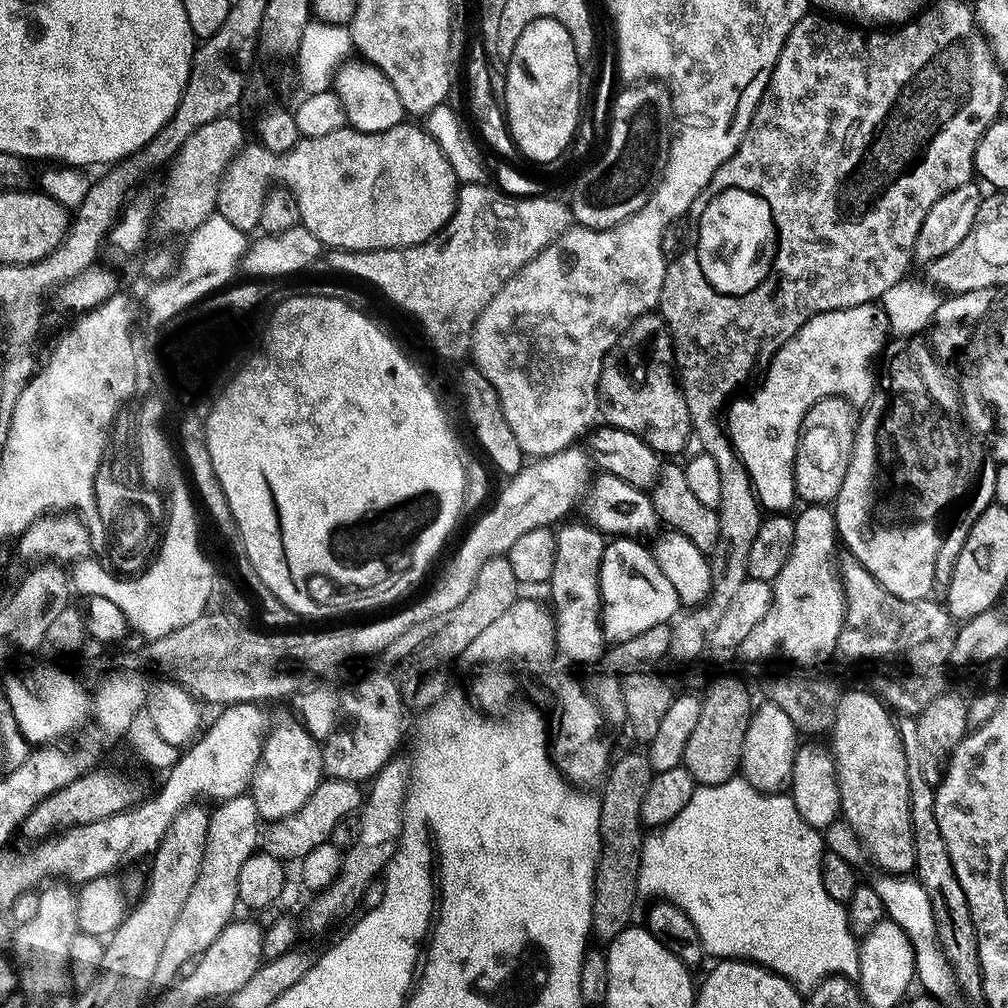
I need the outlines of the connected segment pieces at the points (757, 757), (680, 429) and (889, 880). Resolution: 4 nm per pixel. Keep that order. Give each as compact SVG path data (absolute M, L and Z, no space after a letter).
M771 700L755 709L743 746L741 775L764 795L781 795L792 786L795 760L800 747L800 733L786 712Z
M649 314L636 323L630 333L632 345L623 349L624 357L620 365L609 367L600 385L602 416L611 427L628 431L644 440L664 458L676 458L676 455L693 439L690 406L686 404L686 394L681 377L678 375L678 340L673 335L667 321L659 314Z
M884 874L879 878L881 880L878 882L875 881L874 887L878 898L882 898L887 919L897 923L898 926L906 932L907 938L910 938L910 942L916 951L916 975L918 977L919 986L921 984L921 986L924 987L921 989L923 989L927 995L934 997L935 1000L941 1000L944 1005L952 1006L955 1000L959 1001L961 999L960 987L956 981L954 970L950 966L950 962L946 958L946 954L940 945L938 926L934 922L934 912L930 906L930 898L926 898L926 890L922 890L919 880L913 878L911 875L889 876Z

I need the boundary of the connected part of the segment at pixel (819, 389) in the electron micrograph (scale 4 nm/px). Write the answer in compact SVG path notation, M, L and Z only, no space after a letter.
M876 304L819 316L811 320L800 332L799 338L793 340L776 356L767 369L768 377L765 378L764 385L753 396L741 395L731 401L726 412L728 439L732 441L732 447L736 449L736 455L740 457L744 469L748 471L756 497L760 499L760 506L765 513L788 514L793 511L791 508L798 504L795 458L804 423L814 406L832 397L849 400L857 406L871 402L872 395L876 392L876 363L888 348L888 332L890 333L888 315L883 307Z

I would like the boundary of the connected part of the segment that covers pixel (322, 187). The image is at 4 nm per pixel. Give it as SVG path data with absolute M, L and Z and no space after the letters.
M403 122L394 126L393 129L386 130L384 133L362 133L354 127L346 126L334 134L326 134L326 138L301 139L296 148L284 155L276 155L268 152L259 142L253 143L254 146L245 147L244 151L232 161L226 170L226 174L220 183L220 193L216 207L222 218L226 218L231 225L238 230L252 234L260 227L260 208L264 205L264 200L269 194L270 186L283 186L291 192L296 199L296 205L300 211L302 224L307 227L318 242L324 244L325 249L338 252L381 252L382 250L398 250L399 248L413 248L419 244L425 244L430 238L434 238L452 220L452 215L456 212L460 189L462 187L456 179L454 166L442 154L442 146L423 127L415 128L412 122Z

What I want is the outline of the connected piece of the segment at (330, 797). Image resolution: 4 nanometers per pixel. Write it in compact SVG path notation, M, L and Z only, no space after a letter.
M325 778L318 786L318 790L294 814L285 820L277 820L271 825L272 828L263 833L262 848L265 853L285 862L303 862L313 850L318 850L318 846L326 846L332 843L332 835L342 822L355 817L364 807L366 792L361 785L345 780L334 780Z

